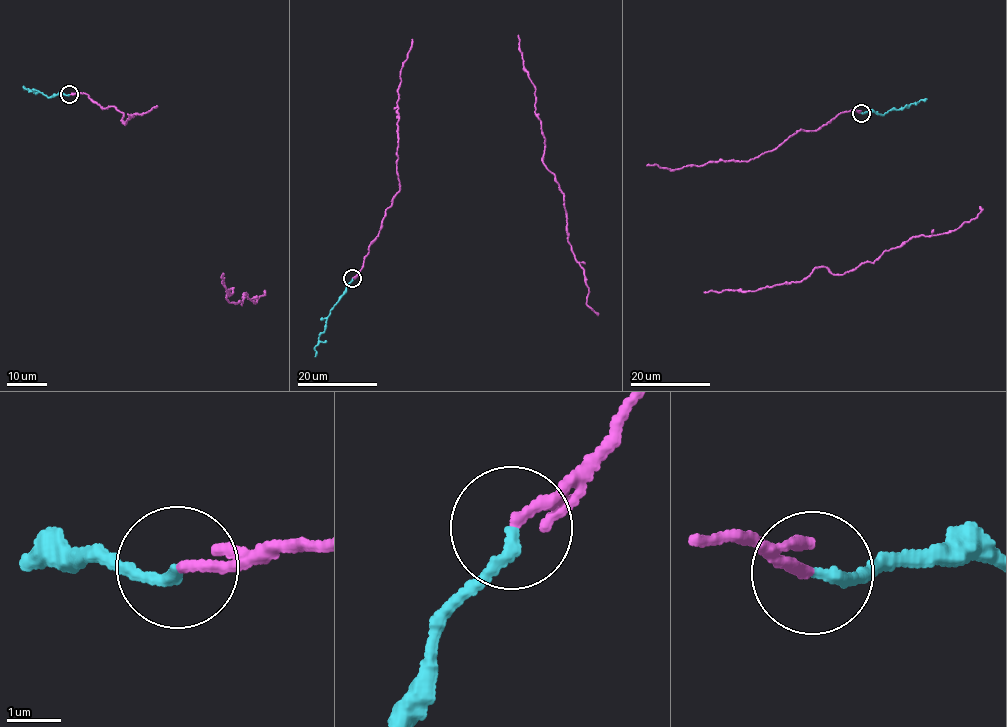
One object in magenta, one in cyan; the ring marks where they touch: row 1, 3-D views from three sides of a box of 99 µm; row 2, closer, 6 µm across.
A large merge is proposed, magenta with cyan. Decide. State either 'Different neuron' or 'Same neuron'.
Same neuron

